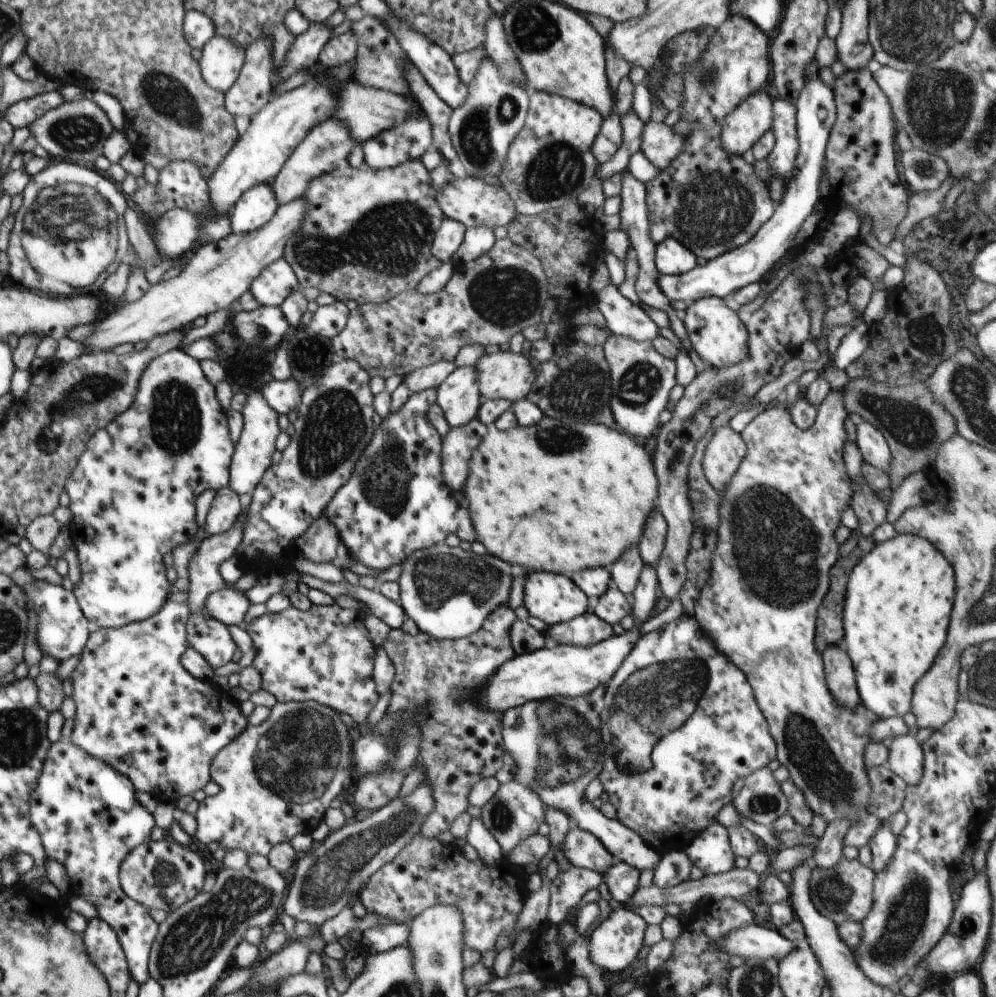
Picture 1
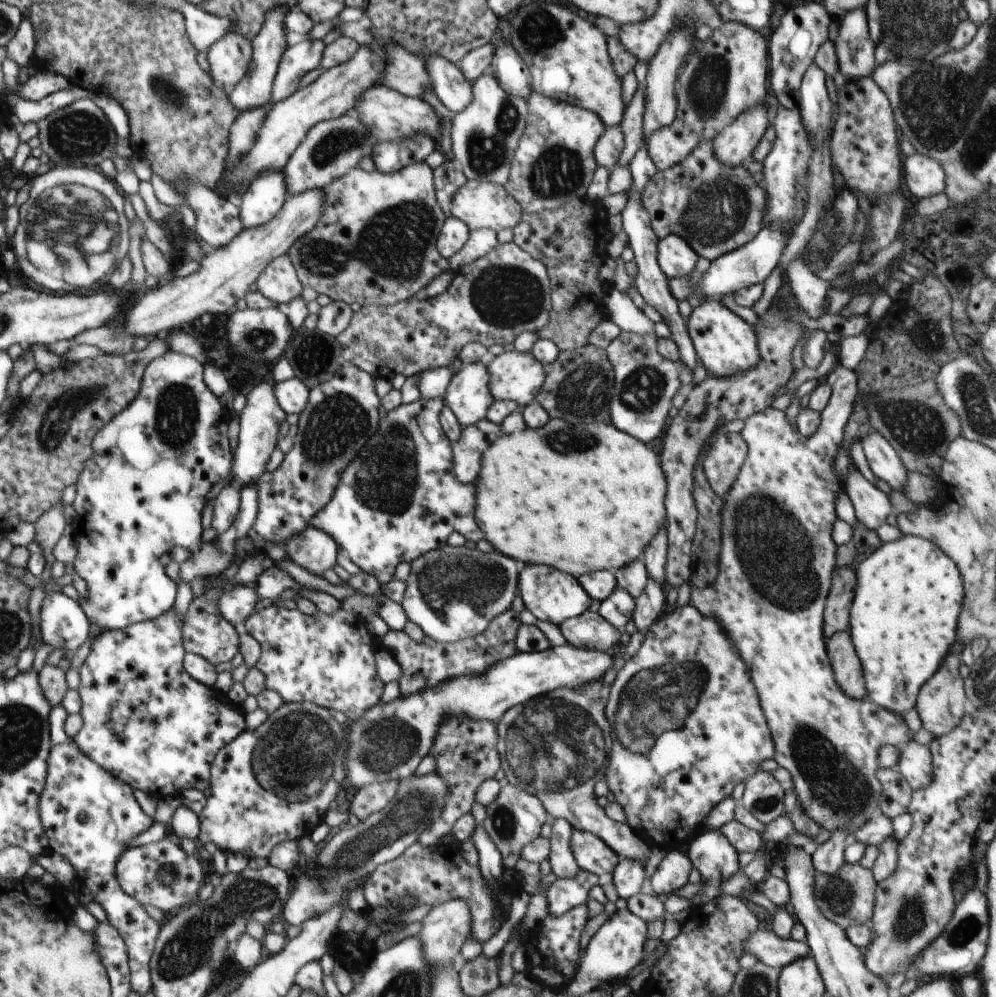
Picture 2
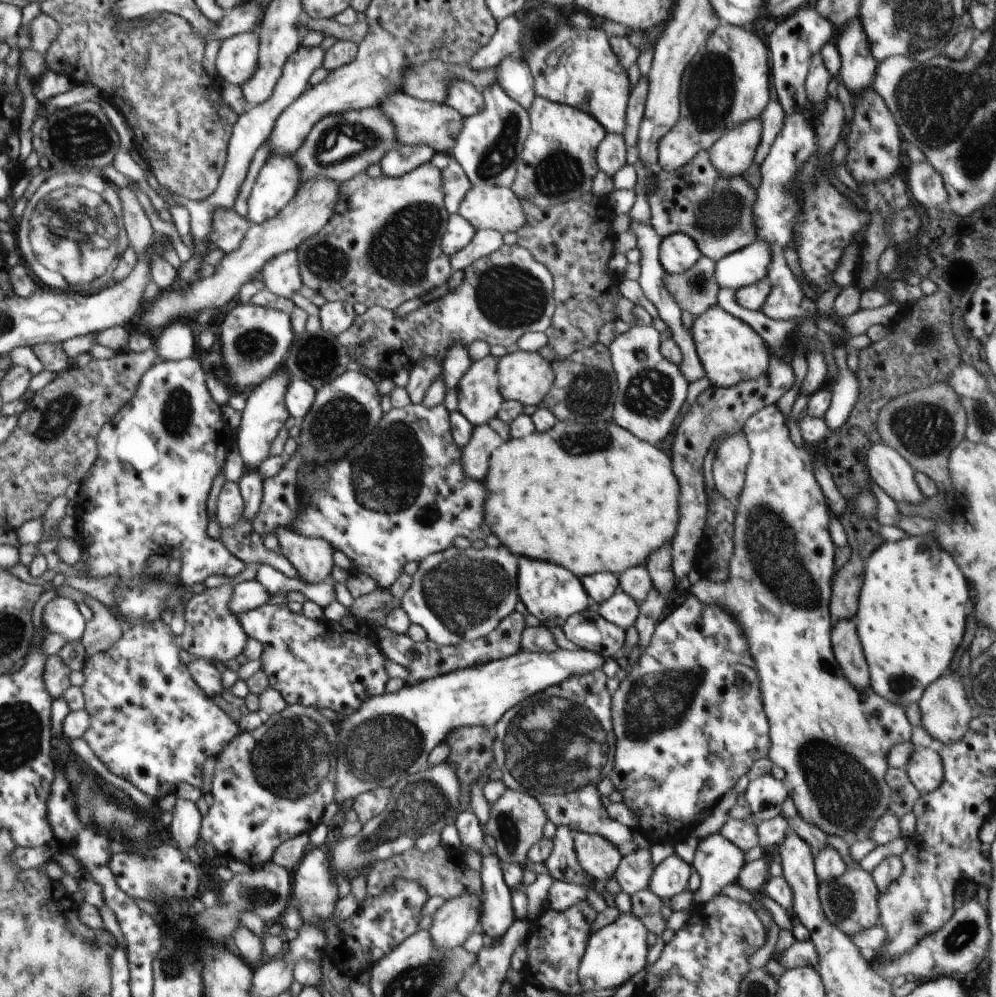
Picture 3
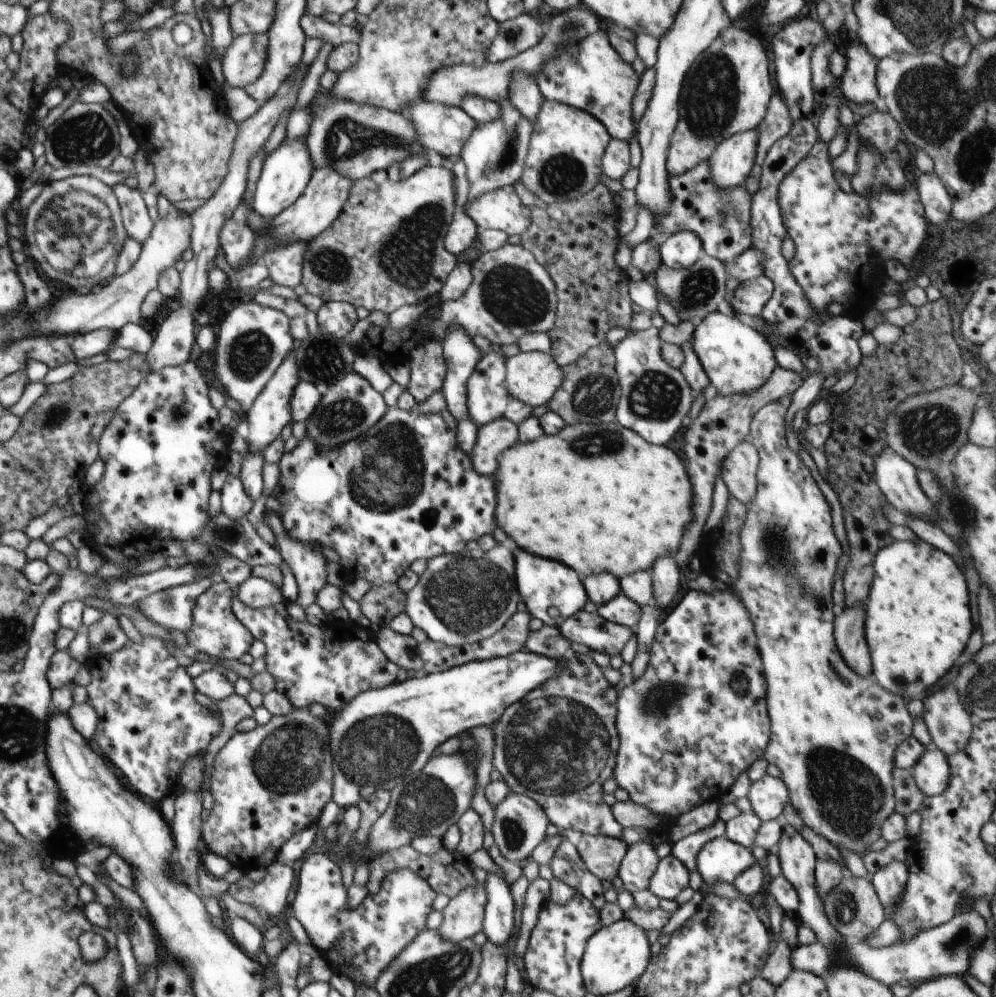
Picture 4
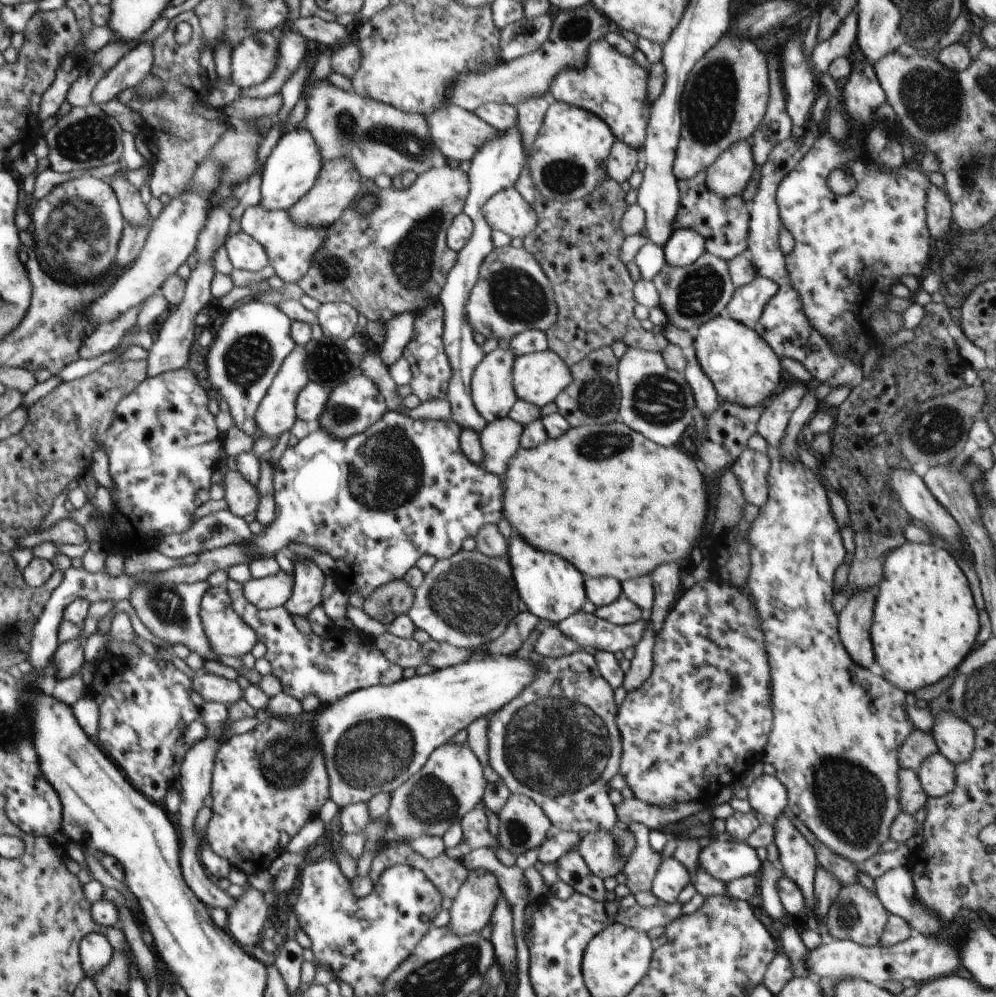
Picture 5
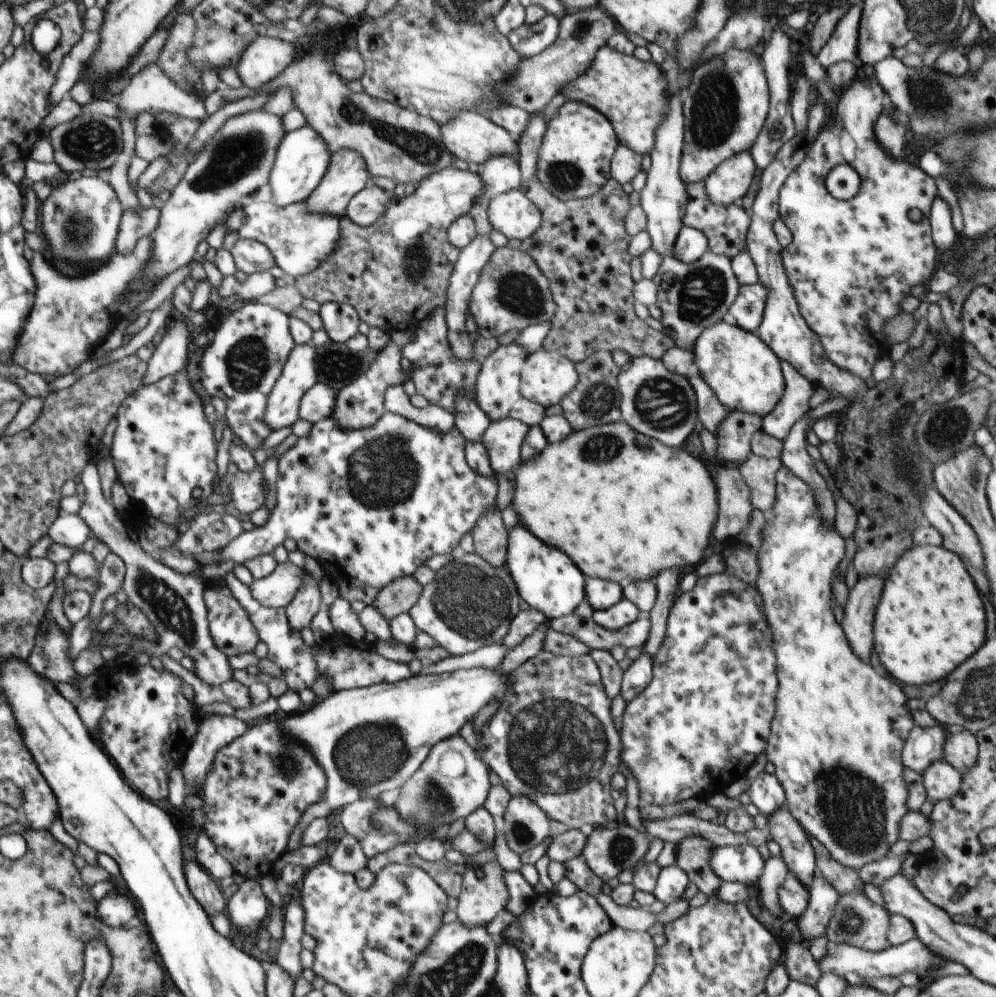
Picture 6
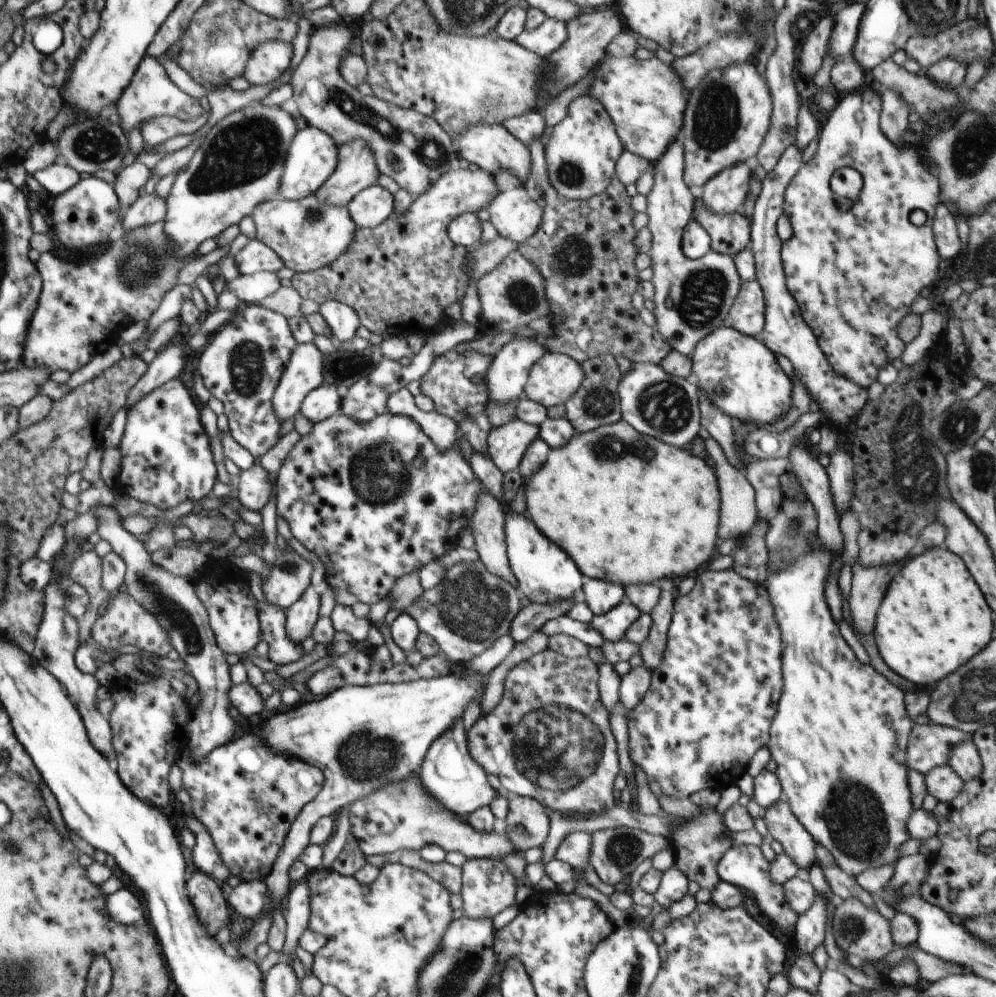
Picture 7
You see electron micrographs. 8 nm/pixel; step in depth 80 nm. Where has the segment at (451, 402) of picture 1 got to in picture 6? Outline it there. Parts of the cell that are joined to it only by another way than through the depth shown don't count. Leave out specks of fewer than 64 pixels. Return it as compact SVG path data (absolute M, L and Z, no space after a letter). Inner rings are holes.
M512 342L508 345L499 345L487 359L482 360L476 381L475 400L491 421L508 417L514 403L521 397L521 370L529 354L523 346Z

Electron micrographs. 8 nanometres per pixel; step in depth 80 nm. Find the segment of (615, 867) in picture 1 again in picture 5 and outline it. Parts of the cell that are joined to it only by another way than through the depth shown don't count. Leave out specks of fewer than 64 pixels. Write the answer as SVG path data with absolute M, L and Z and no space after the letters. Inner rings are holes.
M639 822L630 823L628 828L635 834L635 849L627 860L622 872L626 874L626 886L632 893L648 892L653 885L661 863L660 853L654 852L648 843L648 827Z

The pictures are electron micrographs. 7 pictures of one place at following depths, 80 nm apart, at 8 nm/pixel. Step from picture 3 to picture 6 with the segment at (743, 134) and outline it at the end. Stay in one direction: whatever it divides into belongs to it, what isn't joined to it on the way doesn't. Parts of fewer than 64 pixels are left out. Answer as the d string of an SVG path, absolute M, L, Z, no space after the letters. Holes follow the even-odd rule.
M748 151L726 159L704 180L708 198L718 207L740 203L750 188L756 167Z

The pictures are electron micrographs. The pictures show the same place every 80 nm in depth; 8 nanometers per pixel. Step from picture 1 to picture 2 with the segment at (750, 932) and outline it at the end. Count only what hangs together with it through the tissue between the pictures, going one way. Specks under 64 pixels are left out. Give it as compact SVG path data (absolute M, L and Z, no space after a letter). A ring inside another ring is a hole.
M758 929L748 937L745 952L757 956L760 961L777 970L783 969L798 959L811 956L808 943L792 938L778 938L773 931Z

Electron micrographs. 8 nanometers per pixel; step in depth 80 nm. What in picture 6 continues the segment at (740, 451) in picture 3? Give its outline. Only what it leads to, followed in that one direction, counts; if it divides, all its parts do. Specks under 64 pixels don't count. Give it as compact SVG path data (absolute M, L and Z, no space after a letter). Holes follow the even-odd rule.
M754 453L741 464L738 470L742 473L751 492L751 503L760 512L770 512L776 504L777 472L783 466L782 459L760 458Z

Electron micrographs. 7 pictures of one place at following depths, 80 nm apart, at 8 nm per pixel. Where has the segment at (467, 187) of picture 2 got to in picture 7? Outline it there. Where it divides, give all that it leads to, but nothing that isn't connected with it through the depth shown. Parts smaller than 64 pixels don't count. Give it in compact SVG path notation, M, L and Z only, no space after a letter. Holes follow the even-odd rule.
M522 184L500 191L487 211L499 234L519 245L538 230L543 215L542 207Z

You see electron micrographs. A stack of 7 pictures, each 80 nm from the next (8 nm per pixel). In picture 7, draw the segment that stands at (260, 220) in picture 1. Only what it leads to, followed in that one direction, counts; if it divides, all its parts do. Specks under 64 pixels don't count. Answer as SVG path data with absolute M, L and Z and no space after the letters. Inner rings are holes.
M312 126L299 130L291 142L285 158L279 191L280 198L300 200L308 195L315 194L337 169L338 153L339 146L327 132Z

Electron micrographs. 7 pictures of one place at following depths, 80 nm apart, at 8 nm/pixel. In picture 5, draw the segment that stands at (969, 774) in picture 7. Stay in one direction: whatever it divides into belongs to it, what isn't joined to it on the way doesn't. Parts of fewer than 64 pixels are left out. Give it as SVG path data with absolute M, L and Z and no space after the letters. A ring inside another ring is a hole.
M953 713L932 714L936 723L931 730L939 752L955 765L967 761L975 747L975 730Z

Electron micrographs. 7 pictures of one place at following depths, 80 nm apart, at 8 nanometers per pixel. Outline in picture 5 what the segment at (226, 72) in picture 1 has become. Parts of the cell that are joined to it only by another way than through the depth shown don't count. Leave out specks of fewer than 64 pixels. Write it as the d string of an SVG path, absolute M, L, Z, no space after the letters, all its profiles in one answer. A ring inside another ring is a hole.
M254 32L231 50L231 80L240 88L258 86L278 66L279 40L270 33Z

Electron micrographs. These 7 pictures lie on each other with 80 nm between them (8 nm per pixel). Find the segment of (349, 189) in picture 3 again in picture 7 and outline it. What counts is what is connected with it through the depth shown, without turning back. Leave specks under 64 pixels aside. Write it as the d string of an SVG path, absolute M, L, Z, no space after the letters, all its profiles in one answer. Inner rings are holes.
M482 169L447 171L425 193L416 197L405 213L398 215L393 212L375 227L358 227L348 250L332 264L310 271L306 276L296 276L291 282L303 299L313 300L319 305L340 301L351 306L359 314L361 325L371 333L380 334L383 339L389 339L392 335L406 337L412 333L430 337L446 328L449 320L444 310L461 302L469 283L465 274L469 250L450 240L449 224L461 214L487 210L498 193L493 176Z

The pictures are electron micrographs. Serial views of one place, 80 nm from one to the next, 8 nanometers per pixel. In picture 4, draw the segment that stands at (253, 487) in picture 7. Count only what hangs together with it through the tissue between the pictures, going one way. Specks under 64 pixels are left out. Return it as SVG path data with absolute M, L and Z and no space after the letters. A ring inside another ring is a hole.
M228 473L221 493L221 511L229 519L246 517L253 503L239 476Z

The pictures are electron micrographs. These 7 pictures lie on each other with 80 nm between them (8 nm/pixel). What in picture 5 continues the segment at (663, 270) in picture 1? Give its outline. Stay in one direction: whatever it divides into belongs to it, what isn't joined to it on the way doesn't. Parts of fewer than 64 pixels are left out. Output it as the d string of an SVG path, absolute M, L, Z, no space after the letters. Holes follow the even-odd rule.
M676 229L663 248L665 260L670 266L688 267L706 252L705 244L694 229Z

